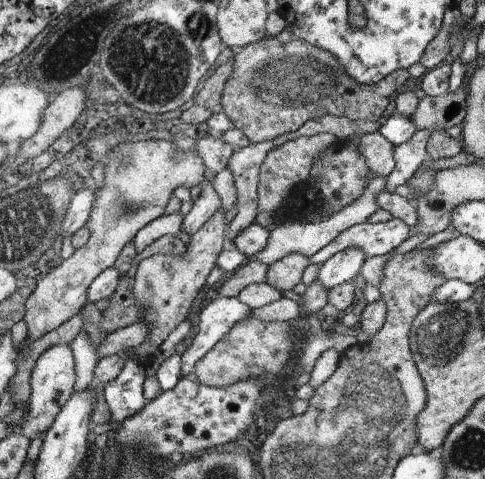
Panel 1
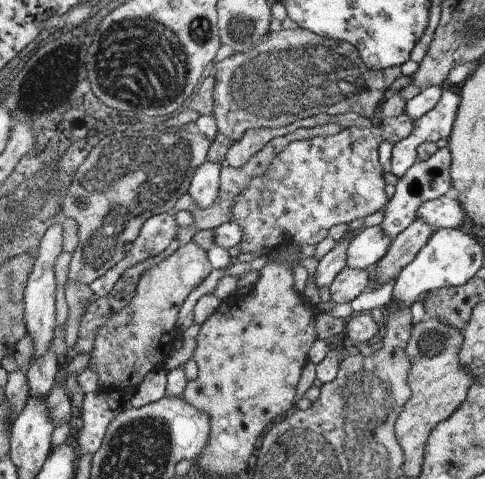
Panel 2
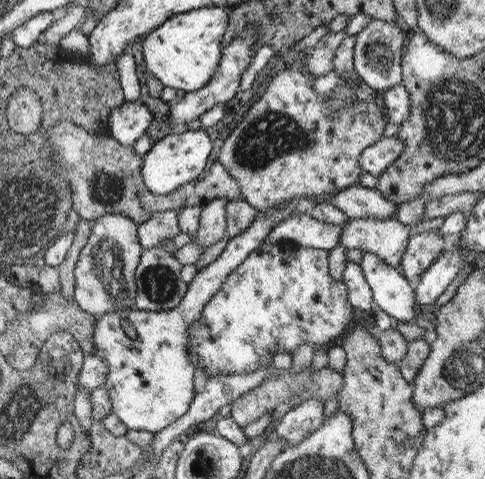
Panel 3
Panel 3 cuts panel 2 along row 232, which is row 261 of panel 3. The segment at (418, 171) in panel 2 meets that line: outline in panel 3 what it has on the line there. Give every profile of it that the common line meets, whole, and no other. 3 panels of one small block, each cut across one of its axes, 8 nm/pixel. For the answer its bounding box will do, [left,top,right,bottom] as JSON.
[337,218,413,270]

